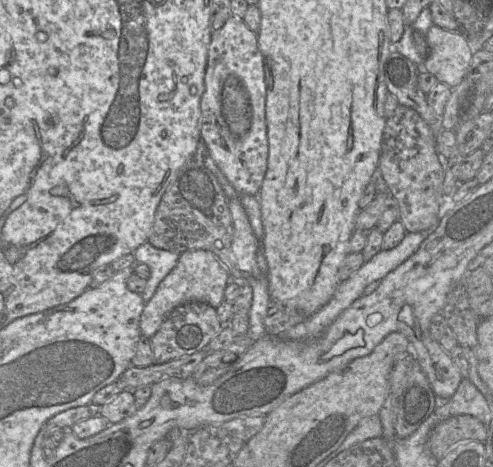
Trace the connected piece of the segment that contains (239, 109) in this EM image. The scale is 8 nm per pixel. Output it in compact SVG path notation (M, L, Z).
M230 16L219 30L211 31L206 56L204 91L201 100L200 142L204 142L211 158L240 195L258 196L269 155L266 121L267 83L265 59L258 38L243 19Z

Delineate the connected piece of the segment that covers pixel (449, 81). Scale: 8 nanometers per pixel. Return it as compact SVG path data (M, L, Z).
M432 25L427 32L429 56L424 62L425 71L451 88L466 77L473 52L462 31L449 31Z

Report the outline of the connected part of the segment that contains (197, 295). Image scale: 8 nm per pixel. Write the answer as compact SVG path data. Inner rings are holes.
M195 249L180 253L175 268L160 282L140 317L141 335L152 338L166 317L178 306L188 302L205 302L217 308L224 301L229 272L211 251Z

